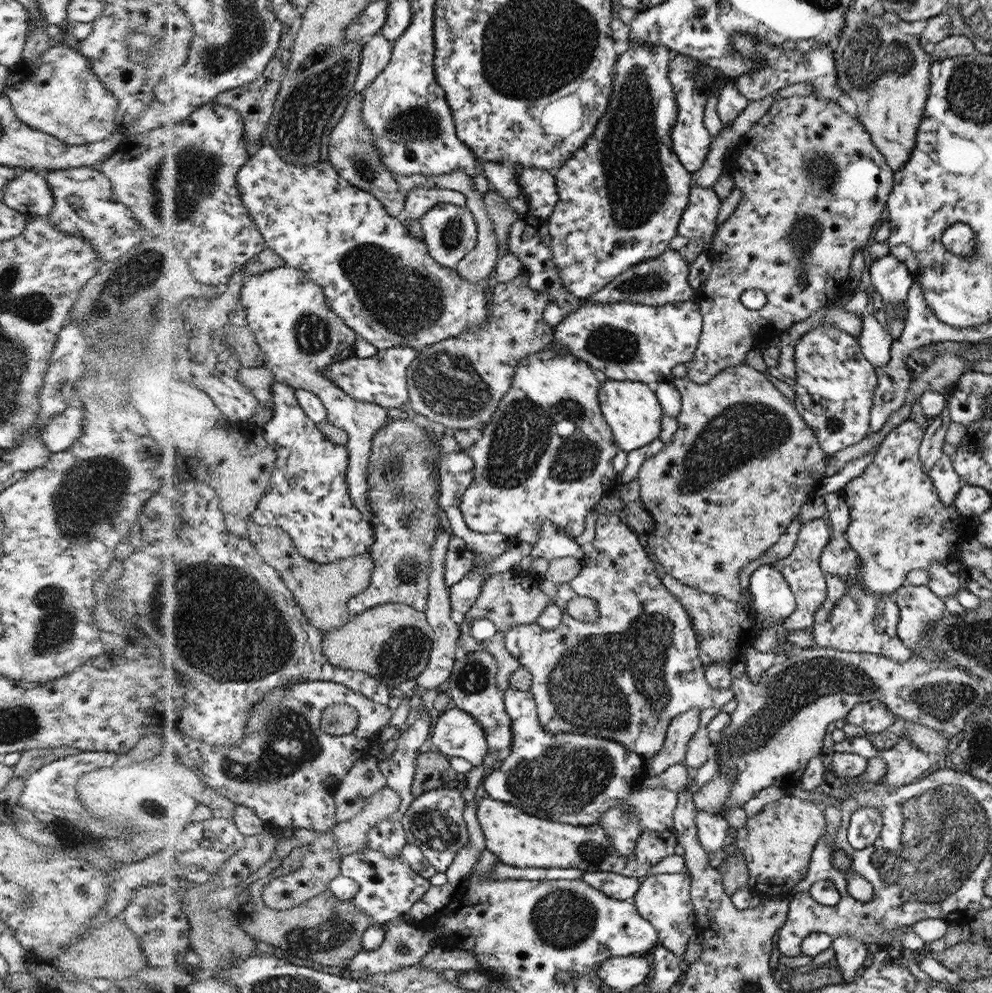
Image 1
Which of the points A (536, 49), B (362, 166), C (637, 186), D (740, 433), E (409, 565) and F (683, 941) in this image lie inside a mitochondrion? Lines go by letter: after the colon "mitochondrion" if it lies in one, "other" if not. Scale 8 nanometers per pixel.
A: mitochondrion
B: mitochondrion
C: mitochondrion
D: mitochondrion
E: mitochondrion
F: other

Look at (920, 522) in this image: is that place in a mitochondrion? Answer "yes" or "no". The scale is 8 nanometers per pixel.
yes

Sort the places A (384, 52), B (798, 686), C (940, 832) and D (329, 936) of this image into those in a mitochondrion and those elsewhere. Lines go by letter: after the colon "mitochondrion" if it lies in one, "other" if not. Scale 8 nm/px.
A: other
B: mitochondrion
C: mitochondrion
D: mitochondrion

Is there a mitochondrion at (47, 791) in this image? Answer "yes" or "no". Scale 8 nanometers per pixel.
no

